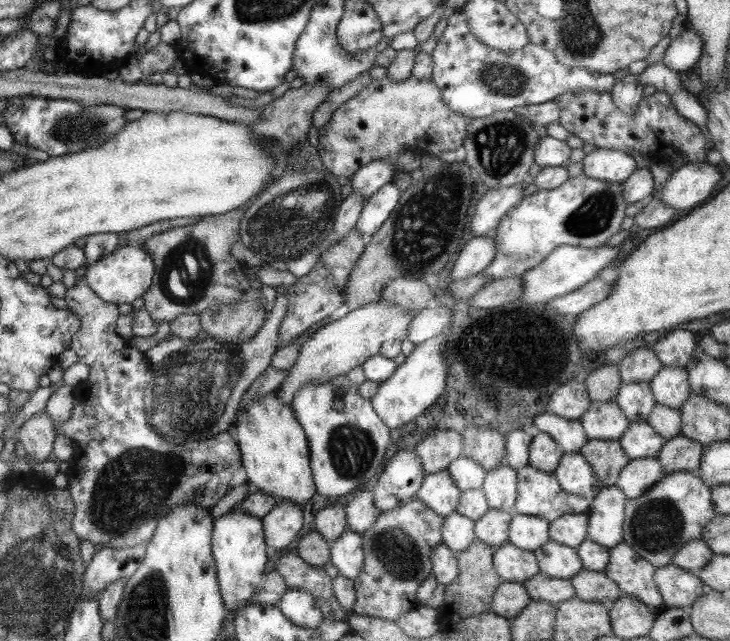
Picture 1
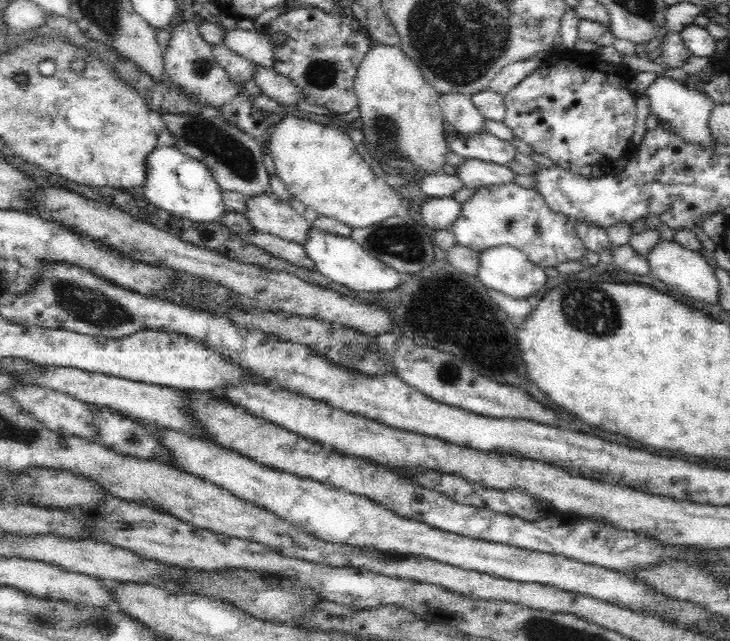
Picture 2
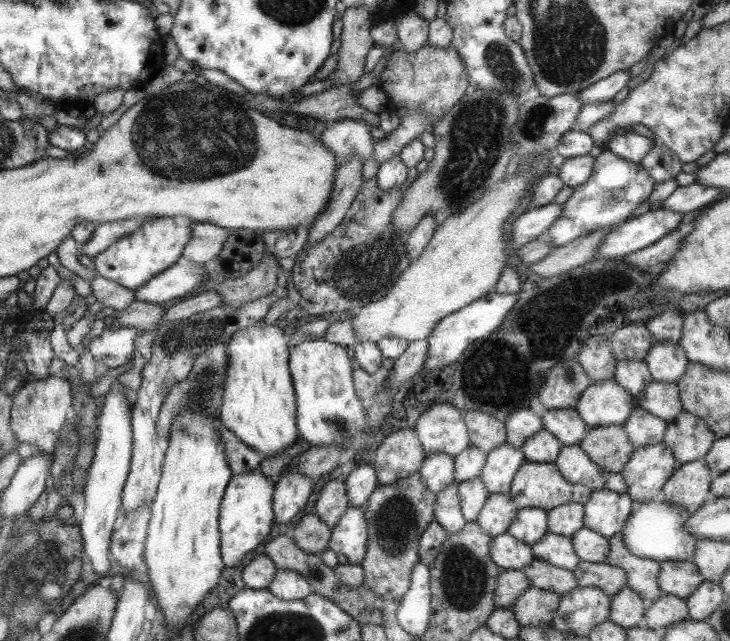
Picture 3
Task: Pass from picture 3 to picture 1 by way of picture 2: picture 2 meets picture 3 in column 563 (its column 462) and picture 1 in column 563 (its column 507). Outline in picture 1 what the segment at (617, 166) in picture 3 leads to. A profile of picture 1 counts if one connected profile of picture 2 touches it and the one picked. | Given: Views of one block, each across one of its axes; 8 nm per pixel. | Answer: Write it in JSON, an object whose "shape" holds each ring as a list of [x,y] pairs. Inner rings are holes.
{"shape":[[[581,174],[581,176],[575,176],[575,178],[569,178],[569,180],[567,180],[565,184],[561,184],[559,188],[553,188],[553,190],[537,190],[535,194],[525,196],[523,202],[517,204],[513,210],[509,210],[507,216],[499,222],[497,232],[495,232],[495,258],[491,260],[491,264],[489,264],[481,274],[485,274],[485,280],[487,280],[487,284],[489,284],[489,282],[493,282],[493,280],[497,280],[497,278],[523,276],[527,270],[533,270],[535,266],[539,266],[539,262],[543,262],[543,258],[547,258],[547,256],[549,256],[555,248],[559,248],[559,246],[581,246],[581,248],[597,248],[597,246],[603,246],[615,232],[621,230],[621,222],[623,222],[623,218],[627,216],[627,214],[625,214],[627,206],[629,206],[629,202],[627,202],[627,198],[625,198],[625,194],[623,194],[623,186],[621,186],[619,182],[603,182],[603,180],[599,180],[599,178],[587,178],[587,176],[583,176],[583,174]]]}

